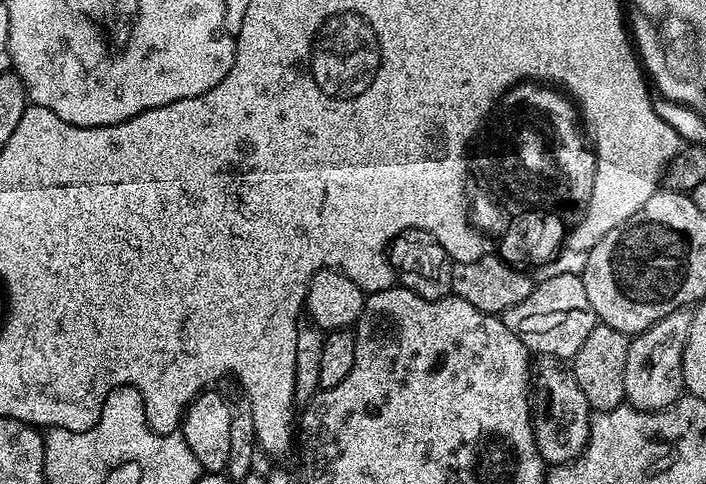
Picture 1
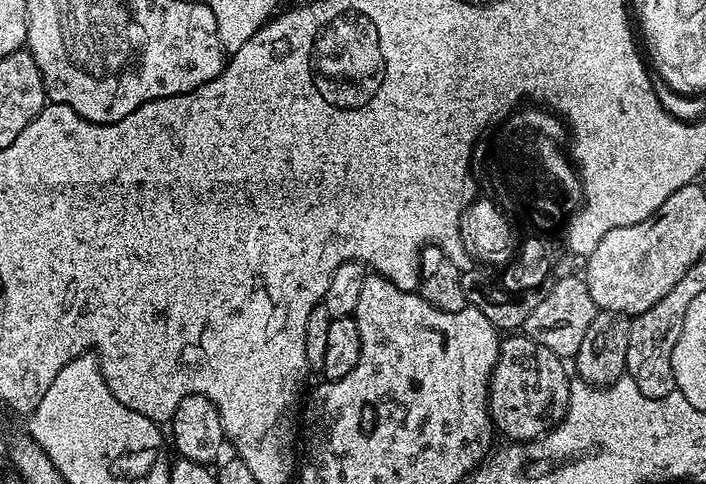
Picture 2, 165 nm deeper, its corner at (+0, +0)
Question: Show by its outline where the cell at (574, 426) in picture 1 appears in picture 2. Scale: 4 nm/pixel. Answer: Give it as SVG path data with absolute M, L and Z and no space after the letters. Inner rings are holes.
M508 334L501 339L498 362L488 378L488 413L497 433L505 432L512 442L539 440L563 420L570 398L570 372L564 369L565 361L555 356L546 346L523 334Z

